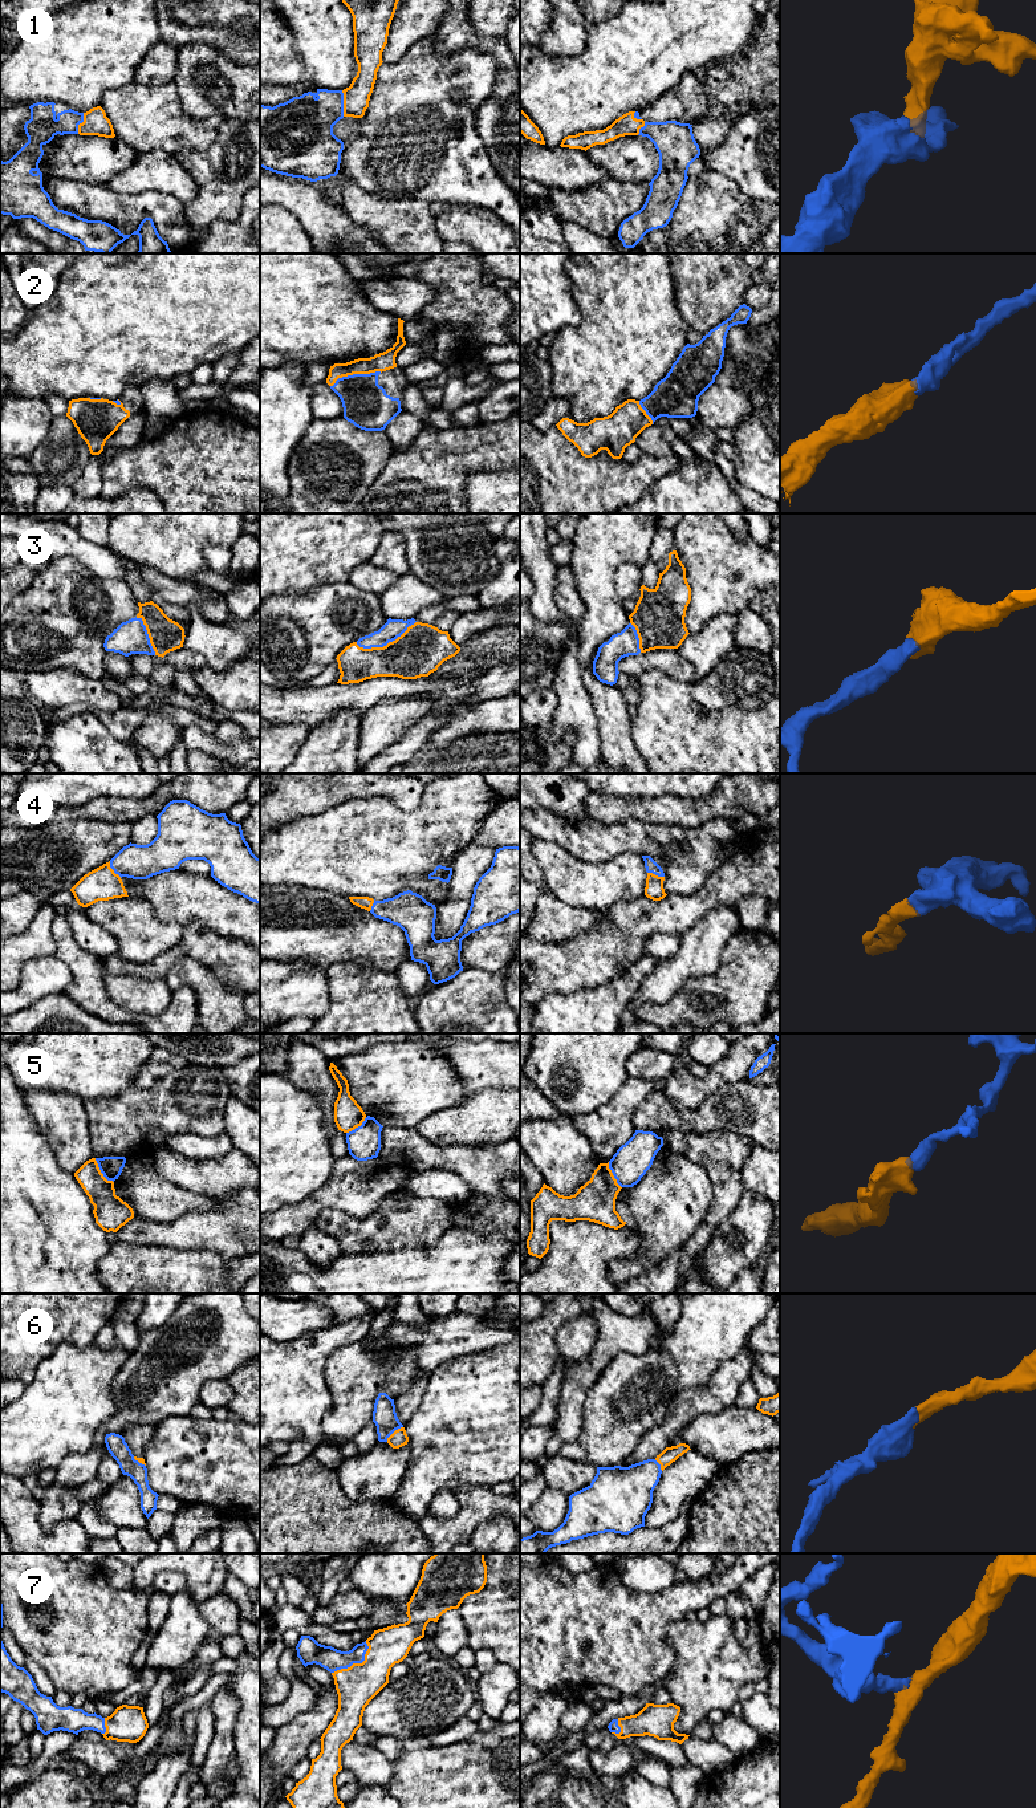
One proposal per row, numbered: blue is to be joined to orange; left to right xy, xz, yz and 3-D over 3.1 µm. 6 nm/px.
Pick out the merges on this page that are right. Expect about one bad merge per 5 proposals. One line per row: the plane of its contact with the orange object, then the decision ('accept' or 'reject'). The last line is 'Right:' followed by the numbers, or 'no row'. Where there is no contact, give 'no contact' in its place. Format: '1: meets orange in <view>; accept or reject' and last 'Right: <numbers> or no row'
1: meets orange in xz; accept
2: meets orange in xz; accept
3: meets orange in xz; accept
4: meets orange in xy; accept
5: meets orange in xy; reject
6: meets orange in xz; accept
7: meets orange in xz; accept
Right: 1, 2, 3, 4, 6, 7

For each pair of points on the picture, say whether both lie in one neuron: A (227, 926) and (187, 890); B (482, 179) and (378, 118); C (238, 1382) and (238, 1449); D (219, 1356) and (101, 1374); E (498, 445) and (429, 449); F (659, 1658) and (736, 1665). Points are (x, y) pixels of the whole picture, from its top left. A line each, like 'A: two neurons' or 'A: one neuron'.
A: one neuron
B: one neuron
C: two neurons
D: two neurons
E: one neuron
F: two neurons

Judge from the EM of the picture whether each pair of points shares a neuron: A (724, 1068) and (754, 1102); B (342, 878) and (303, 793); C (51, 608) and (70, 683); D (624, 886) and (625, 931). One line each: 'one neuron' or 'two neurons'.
A: two neurons
B: two neurons
C: two neurons
D: two neurons

